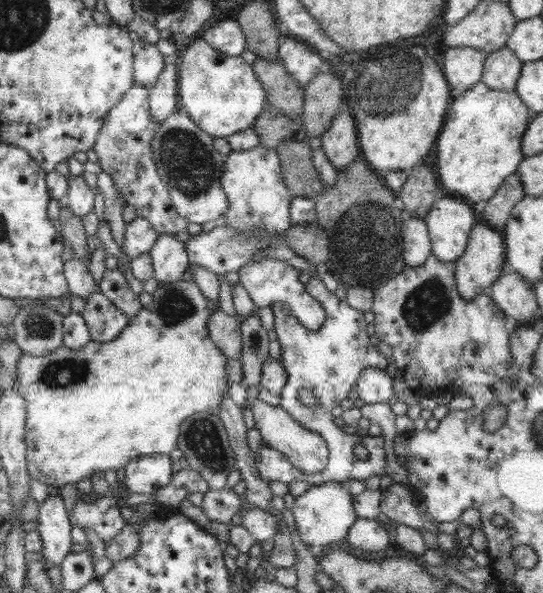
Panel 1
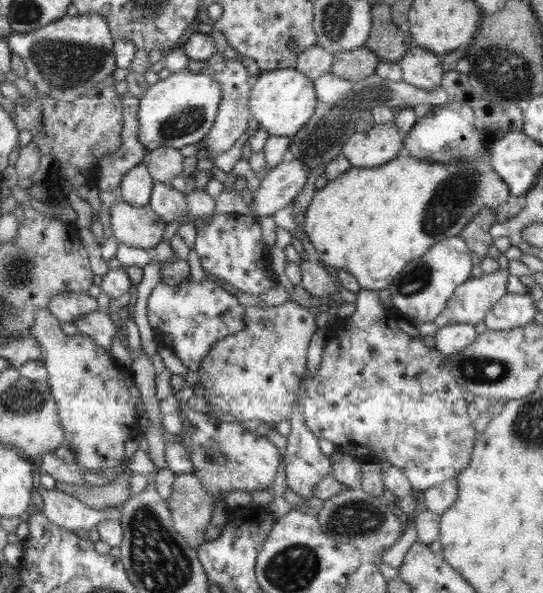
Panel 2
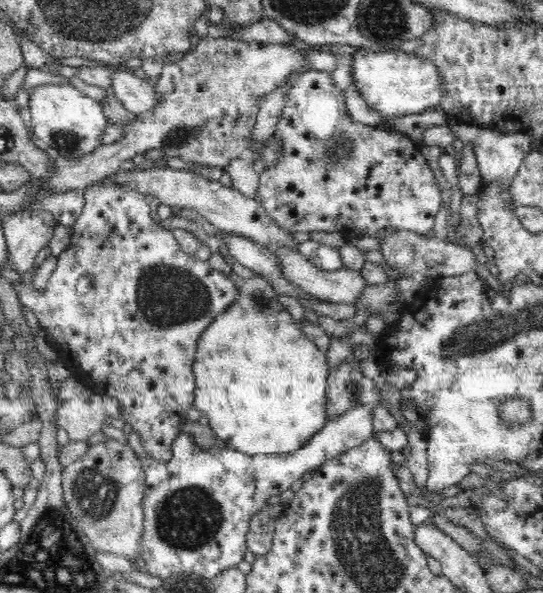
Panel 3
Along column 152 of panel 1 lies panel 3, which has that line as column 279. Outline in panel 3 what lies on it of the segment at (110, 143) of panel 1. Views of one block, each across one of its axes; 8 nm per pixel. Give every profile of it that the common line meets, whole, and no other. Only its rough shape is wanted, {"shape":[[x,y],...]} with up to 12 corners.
{"shape":[[330,73],[286,94],[253,196],[288,232],[425,235],[419,144],[354,123]]}

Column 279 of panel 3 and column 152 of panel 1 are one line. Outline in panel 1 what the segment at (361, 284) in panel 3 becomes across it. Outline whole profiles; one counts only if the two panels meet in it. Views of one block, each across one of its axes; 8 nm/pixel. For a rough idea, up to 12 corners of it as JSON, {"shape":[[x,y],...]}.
{"shape":[[162,233],[149,252],[154,278],[174,282],[188,270],[186,243]]}

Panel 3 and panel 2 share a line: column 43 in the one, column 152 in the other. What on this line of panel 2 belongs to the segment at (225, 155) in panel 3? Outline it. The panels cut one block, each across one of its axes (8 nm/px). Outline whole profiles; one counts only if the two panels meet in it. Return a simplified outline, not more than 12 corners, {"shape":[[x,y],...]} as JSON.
{"shape":[[146,162],[131,168],[119,184],[122,200],[148,207],[154,180]]}

